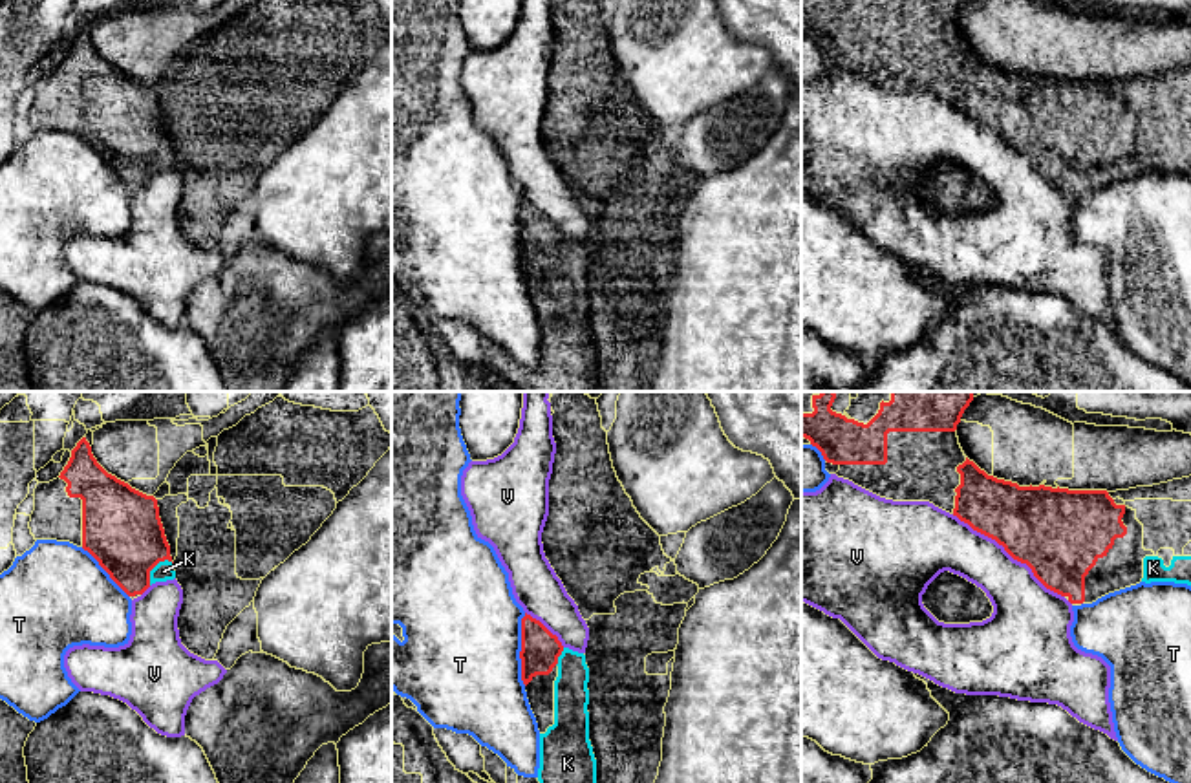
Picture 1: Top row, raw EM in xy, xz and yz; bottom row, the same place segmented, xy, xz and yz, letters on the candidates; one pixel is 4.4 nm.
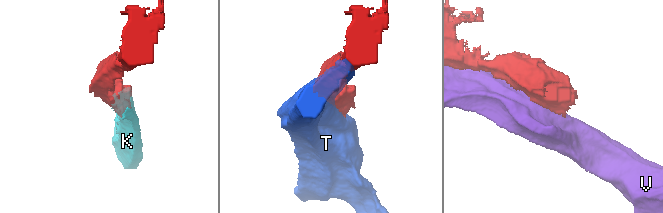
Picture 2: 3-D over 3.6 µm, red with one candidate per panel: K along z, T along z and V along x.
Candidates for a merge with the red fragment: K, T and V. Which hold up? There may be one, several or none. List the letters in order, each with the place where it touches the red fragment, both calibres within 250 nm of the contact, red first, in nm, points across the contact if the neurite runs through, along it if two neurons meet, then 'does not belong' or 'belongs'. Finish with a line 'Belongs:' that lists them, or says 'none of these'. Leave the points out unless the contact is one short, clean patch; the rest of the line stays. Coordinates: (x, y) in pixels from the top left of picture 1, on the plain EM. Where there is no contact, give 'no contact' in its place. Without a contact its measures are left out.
K: contact xy (154, 156); calibres 360 and 90 nm; belongs
T: contact xz (522, 240); calibres 170 and 480 nm; does not belong
V: contact yz (1008, 143); calibres 400 and 280 nm; does not belong
Belongs: K

